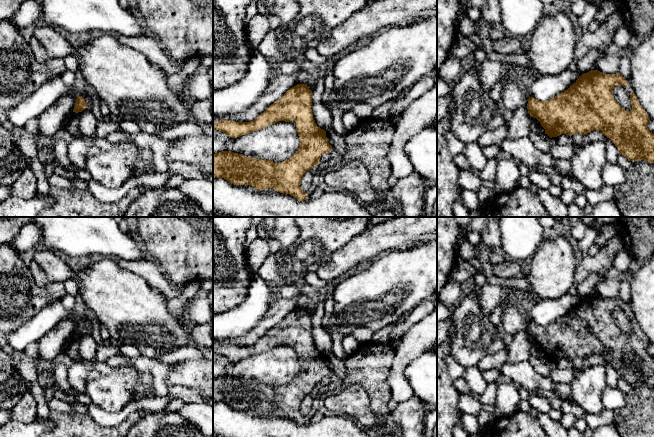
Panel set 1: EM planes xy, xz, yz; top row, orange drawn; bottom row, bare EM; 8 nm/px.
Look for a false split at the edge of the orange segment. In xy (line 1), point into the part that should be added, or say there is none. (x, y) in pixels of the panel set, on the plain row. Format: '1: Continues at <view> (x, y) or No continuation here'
1: No continuation here

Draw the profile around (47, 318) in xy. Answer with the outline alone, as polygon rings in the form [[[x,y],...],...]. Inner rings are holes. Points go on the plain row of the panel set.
[[[61,301],[51,303],[16,331],[10,333],[7,336],[7,344],[15,350],[17,355],[22,355],[30,343],[37,342],[44,334],[65,319],[77,320],[76,313],[65,308]]]

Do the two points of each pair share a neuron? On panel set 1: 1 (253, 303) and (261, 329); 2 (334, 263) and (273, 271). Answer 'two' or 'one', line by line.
1: two
2: two

